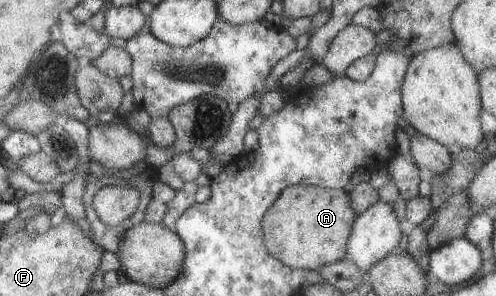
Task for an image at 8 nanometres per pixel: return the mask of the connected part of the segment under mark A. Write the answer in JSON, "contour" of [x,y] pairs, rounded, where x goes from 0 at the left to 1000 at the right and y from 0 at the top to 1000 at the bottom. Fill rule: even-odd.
{"contour":[[[726,615],[706,666],[690,639],[585,625],[526,740],[532,828],[540,855],[573,895],[603,912],[643,916],[657,892],[700,858],[700,814],[720,723],[764,676],[762,642],[746,615]]]}

